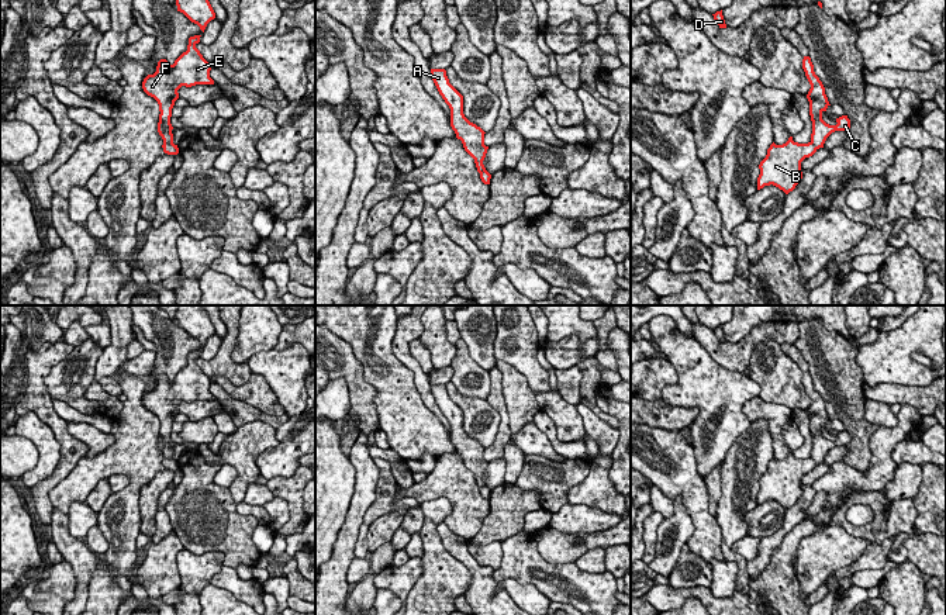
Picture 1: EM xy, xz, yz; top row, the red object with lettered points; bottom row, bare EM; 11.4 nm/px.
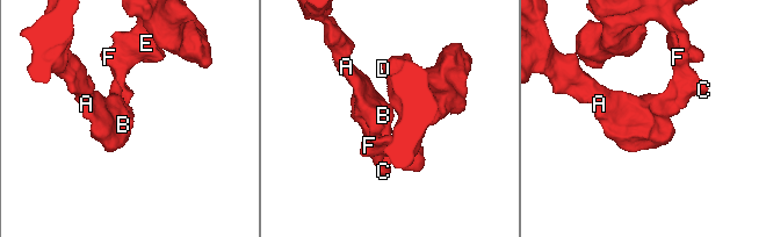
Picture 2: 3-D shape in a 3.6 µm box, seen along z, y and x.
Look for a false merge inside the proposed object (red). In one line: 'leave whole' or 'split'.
split

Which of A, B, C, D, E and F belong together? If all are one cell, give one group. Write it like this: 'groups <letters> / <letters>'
groups A B / C D E F

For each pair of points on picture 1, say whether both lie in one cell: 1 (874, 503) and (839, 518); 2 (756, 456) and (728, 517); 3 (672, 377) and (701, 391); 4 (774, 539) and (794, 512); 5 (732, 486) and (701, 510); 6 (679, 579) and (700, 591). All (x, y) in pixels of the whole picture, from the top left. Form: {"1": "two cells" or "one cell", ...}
{"1": "one cell", "2": "one cell", "3": "two cells", "4": "one cell", "5": "two cells", "6": "two cells"}

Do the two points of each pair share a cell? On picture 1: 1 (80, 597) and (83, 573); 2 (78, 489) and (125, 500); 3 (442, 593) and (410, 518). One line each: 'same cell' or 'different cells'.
1: same cell
2: same cell
3: different cells

